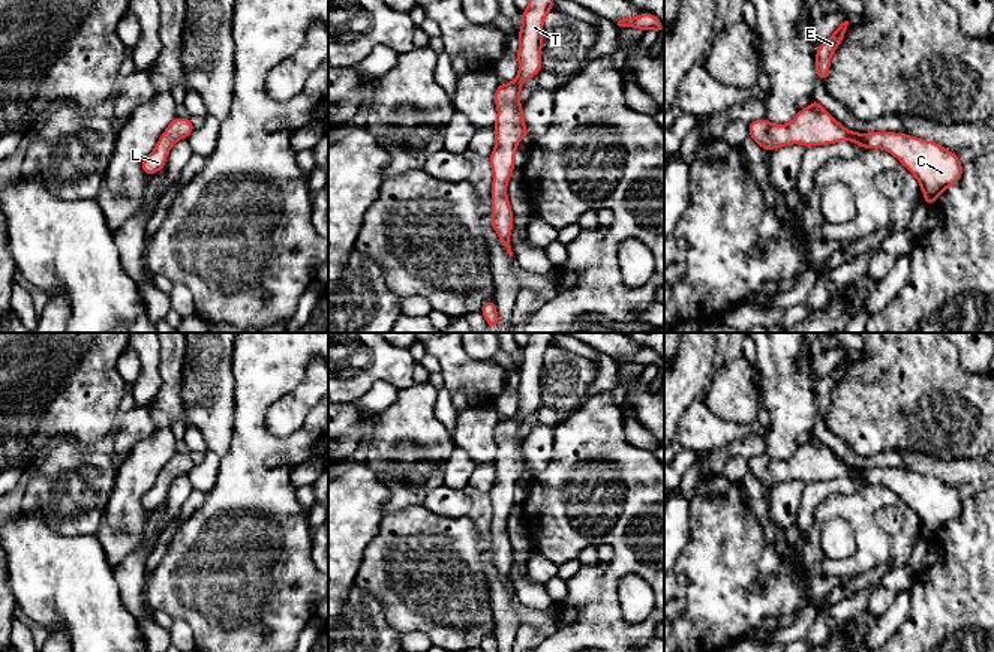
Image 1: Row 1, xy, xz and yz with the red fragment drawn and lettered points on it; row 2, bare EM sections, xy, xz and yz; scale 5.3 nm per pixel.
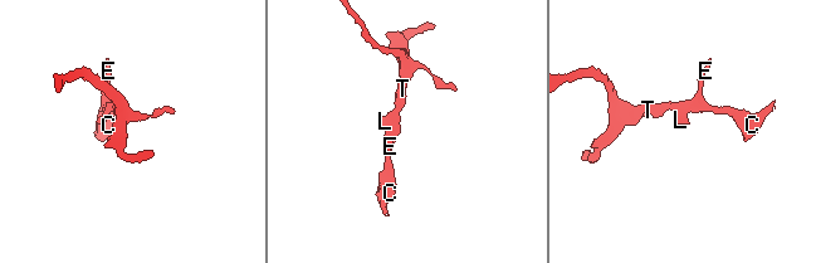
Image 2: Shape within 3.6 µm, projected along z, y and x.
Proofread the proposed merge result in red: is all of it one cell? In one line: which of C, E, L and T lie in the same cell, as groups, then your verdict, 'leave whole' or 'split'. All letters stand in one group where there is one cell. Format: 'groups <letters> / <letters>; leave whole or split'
groups C E L T; leave whole

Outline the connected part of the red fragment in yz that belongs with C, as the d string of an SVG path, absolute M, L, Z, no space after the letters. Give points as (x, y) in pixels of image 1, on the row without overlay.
M814 435L787 460L774 460L766 454L753 456L748 466L763 486L792 480L826 481L840 477L852 477L864 484L883 484L916 513L928 543L963 511L963 499L957 490L937 478L894 468L852 468Z

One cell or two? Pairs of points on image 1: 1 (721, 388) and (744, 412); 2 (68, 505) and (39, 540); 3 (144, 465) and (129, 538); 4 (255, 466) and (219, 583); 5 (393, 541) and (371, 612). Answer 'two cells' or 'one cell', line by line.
1: one cell
2: two cells
3: one cell
4: one cell
5: two cells

